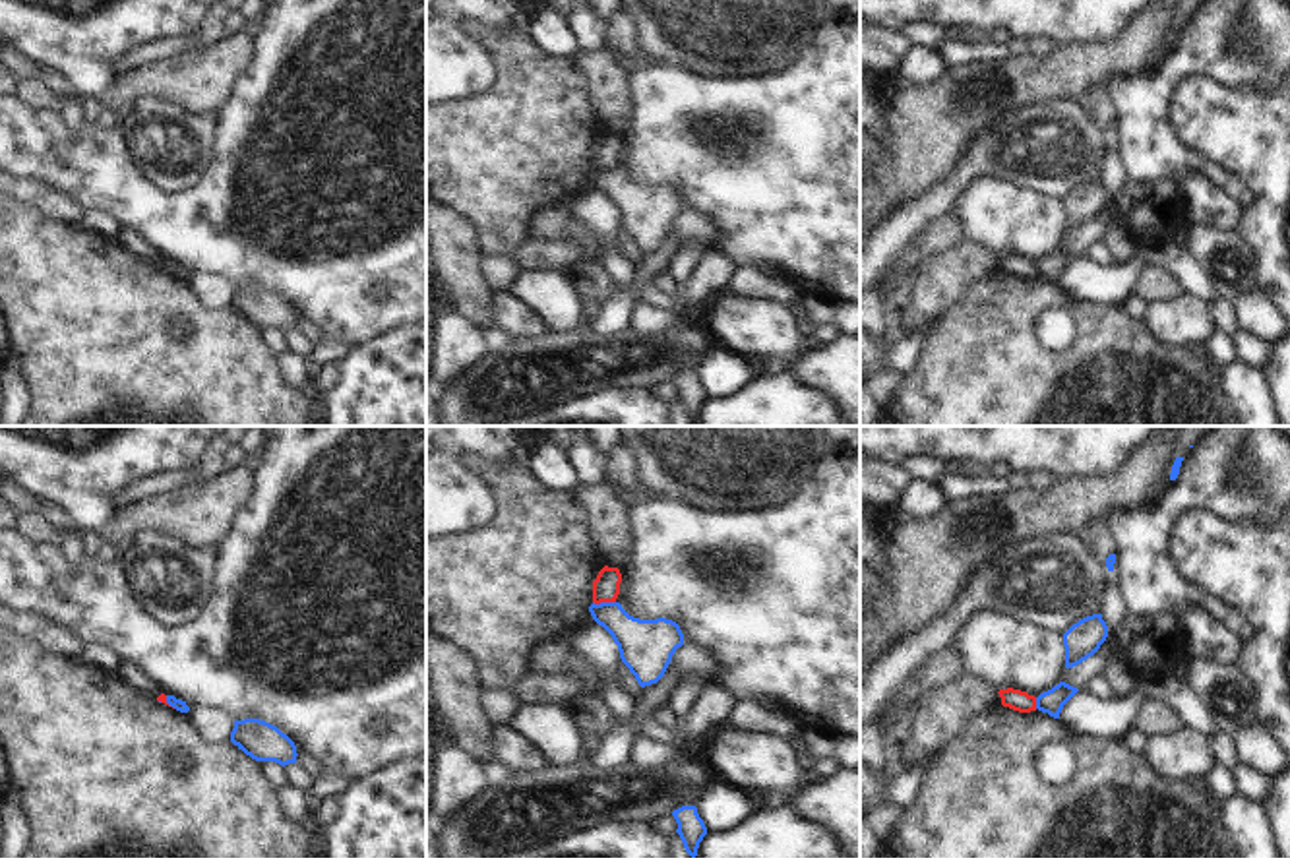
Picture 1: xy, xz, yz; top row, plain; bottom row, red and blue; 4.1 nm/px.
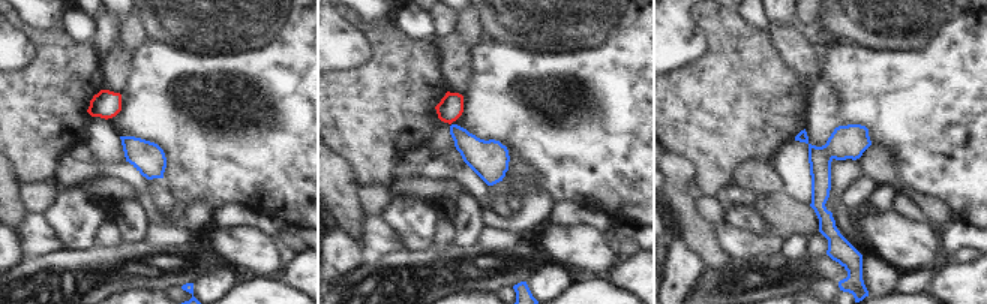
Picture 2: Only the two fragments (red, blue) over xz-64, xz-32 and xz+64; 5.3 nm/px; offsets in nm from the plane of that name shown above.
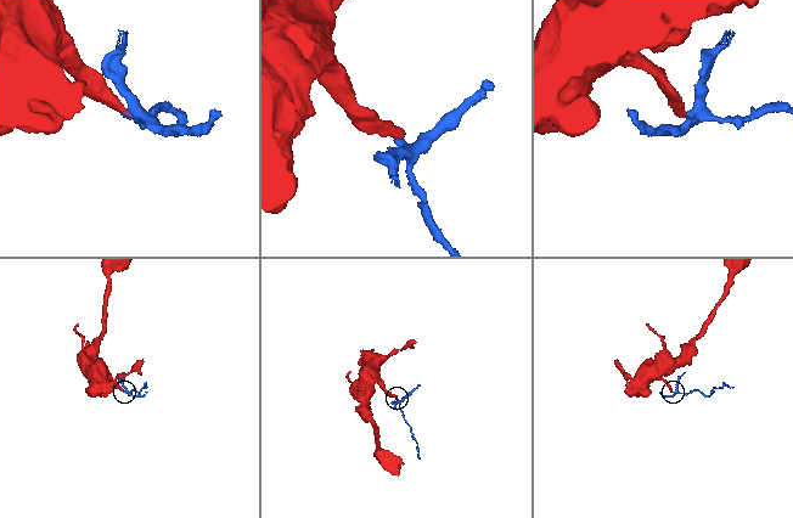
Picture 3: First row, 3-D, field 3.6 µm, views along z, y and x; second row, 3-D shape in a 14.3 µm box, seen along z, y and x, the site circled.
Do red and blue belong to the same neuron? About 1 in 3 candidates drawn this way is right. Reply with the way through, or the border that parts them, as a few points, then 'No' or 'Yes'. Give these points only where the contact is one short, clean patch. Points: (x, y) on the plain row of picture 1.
Boundary: xz (593, 167), (614, 169). No.

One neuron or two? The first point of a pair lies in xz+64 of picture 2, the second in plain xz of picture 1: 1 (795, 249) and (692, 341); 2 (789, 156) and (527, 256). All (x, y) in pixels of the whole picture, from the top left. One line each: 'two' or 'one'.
1: two
2: two

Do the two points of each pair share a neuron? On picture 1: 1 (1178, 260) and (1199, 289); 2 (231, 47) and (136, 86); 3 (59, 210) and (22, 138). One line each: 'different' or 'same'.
1: same
2: same
3: different

